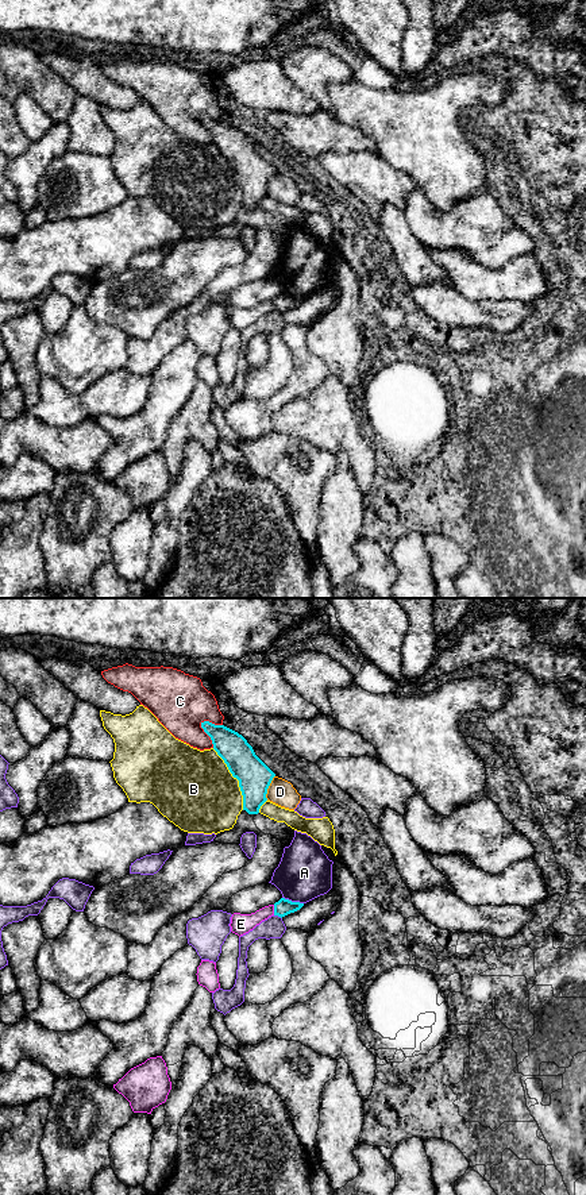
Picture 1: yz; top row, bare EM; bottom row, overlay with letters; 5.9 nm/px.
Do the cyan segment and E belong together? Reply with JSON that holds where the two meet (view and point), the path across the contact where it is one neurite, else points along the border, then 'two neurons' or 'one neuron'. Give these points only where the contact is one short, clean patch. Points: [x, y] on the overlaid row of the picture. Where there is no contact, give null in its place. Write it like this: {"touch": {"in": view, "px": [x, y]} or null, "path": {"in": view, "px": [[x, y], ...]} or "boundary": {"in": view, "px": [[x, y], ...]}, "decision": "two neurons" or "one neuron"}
{"touch": {"in": "yz", "px": [274, 910]}, "boundary": {"in": "yz", "px": [[273, 905], [274, 914]]}, "decision": "two neurons"}

